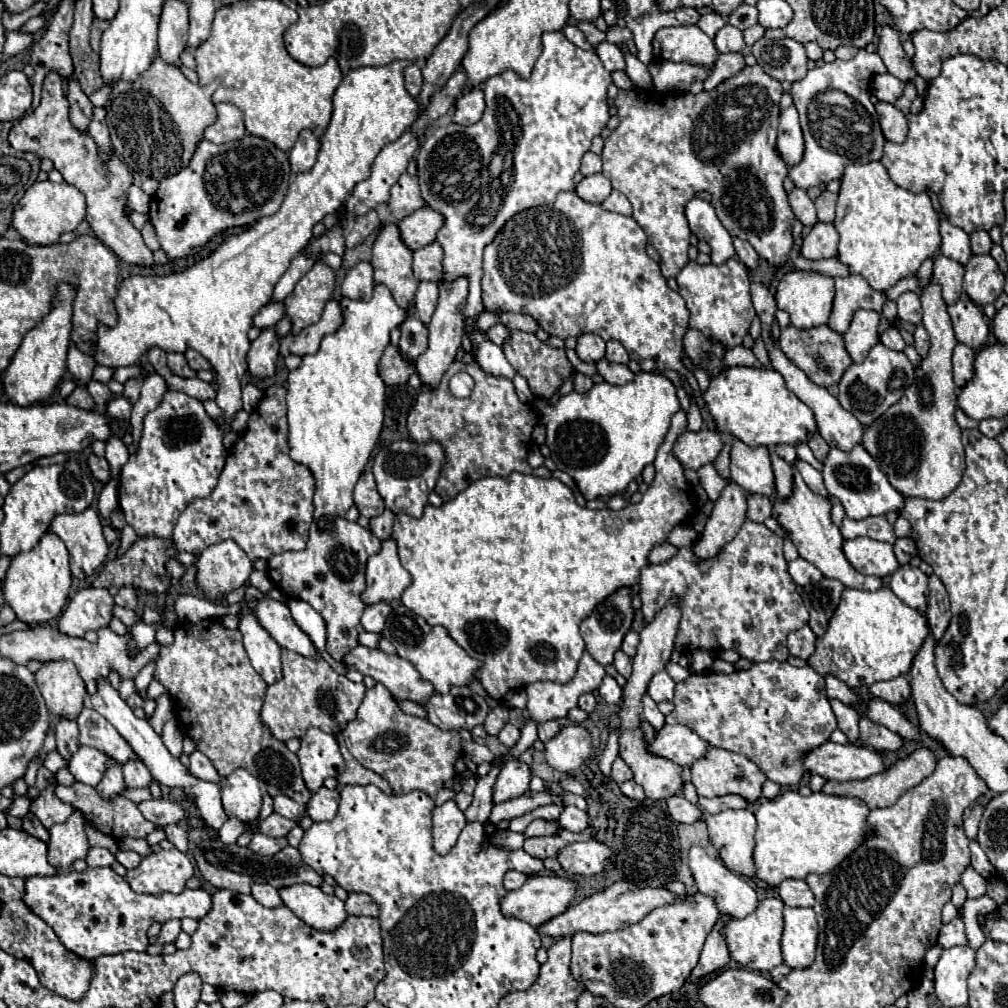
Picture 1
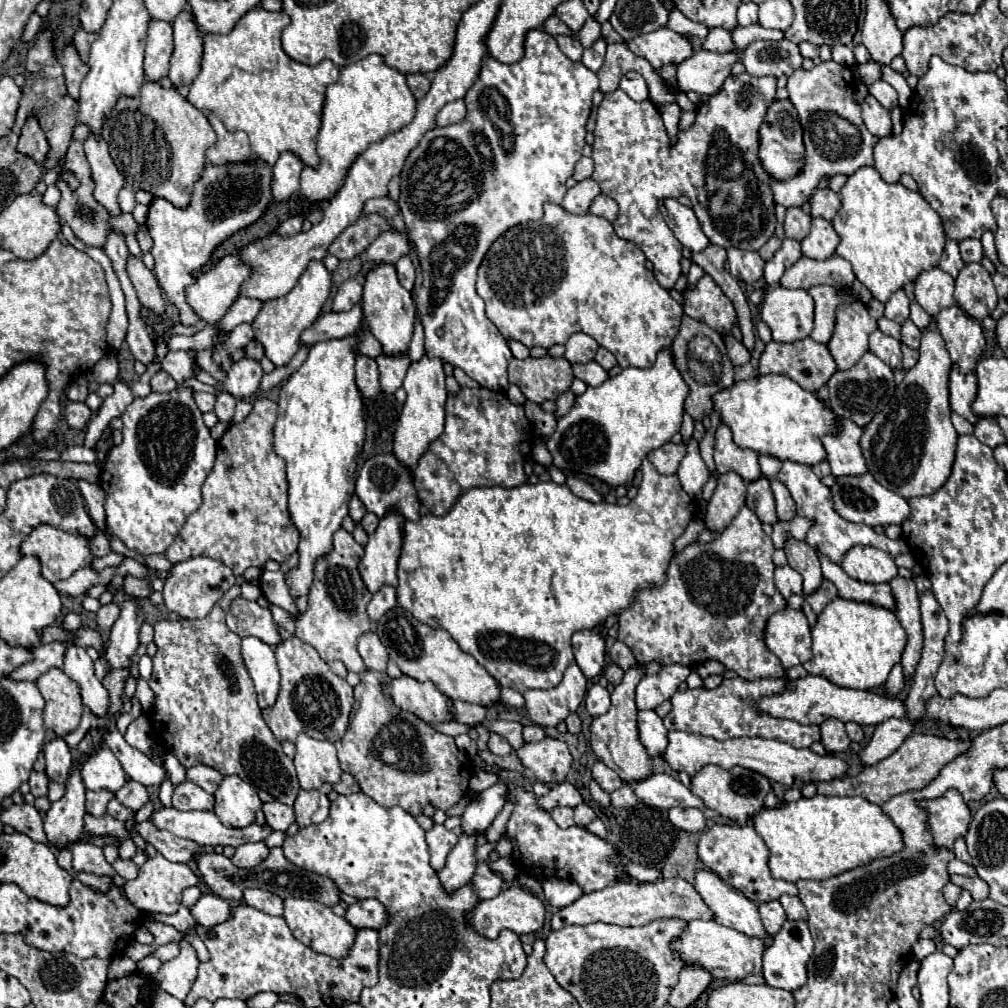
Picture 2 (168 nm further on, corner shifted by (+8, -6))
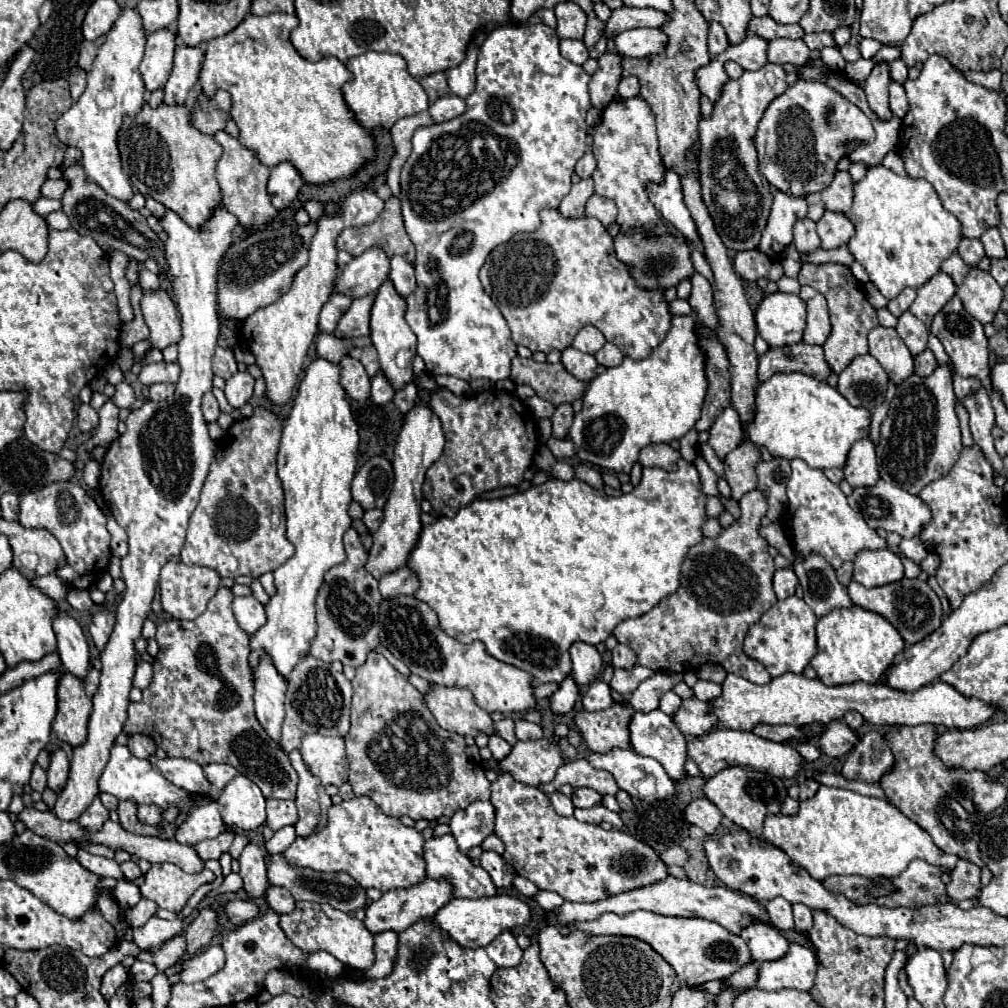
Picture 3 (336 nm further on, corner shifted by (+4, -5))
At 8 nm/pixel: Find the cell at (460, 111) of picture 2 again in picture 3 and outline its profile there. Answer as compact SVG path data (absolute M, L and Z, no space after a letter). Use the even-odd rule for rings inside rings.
M445 95L429 107L429 115L433 117L435 123L449 121L453 117L459 117L461 113L465 113L465 99L455 97L455 95Z

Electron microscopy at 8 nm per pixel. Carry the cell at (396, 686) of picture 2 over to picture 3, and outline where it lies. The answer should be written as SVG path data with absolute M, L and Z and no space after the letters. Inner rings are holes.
M433 685L431 693L425 695L425 703L437 723L459 735L477 737L479 733L495 735L493 719L487 711L477 707L471 691L459 687Z

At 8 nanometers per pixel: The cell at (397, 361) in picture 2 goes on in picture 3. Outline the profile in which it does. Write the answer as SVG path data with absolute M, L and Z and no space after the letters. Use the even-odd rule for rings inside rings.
M379 373L377 377L373 377L373 381L371 381L371 401L375 405L385 405L385 403L393 401L393 395L395 395L395 391L387 383L387 379L385 379L383 373Z

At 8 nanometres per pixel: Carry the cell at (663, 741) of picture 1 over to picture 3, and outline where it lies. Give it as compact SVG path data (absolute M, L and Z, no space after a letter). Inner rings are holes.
M735 729L715 731L711 735L691 739L689 745L687 745L687 753L701 767L701 773L705 777L713 777L713 775L717 775L719 771L723 771L727 767L739 765L743 769L763 771L763 773L769 773L769 775L785 779L785 777L795 777L803 767L801 755L789 743L773 743L773 741L757 737L755 733L735 731Z

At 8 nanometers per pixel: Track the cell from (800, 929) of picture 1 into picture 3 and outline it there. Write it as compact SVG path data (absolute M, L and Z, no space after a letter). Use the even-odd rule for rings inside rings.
M791 943L789 953L777 961L765 961L759 965L757 987L763 991L799 989L809 991L817 973L815 953L803 945Z

